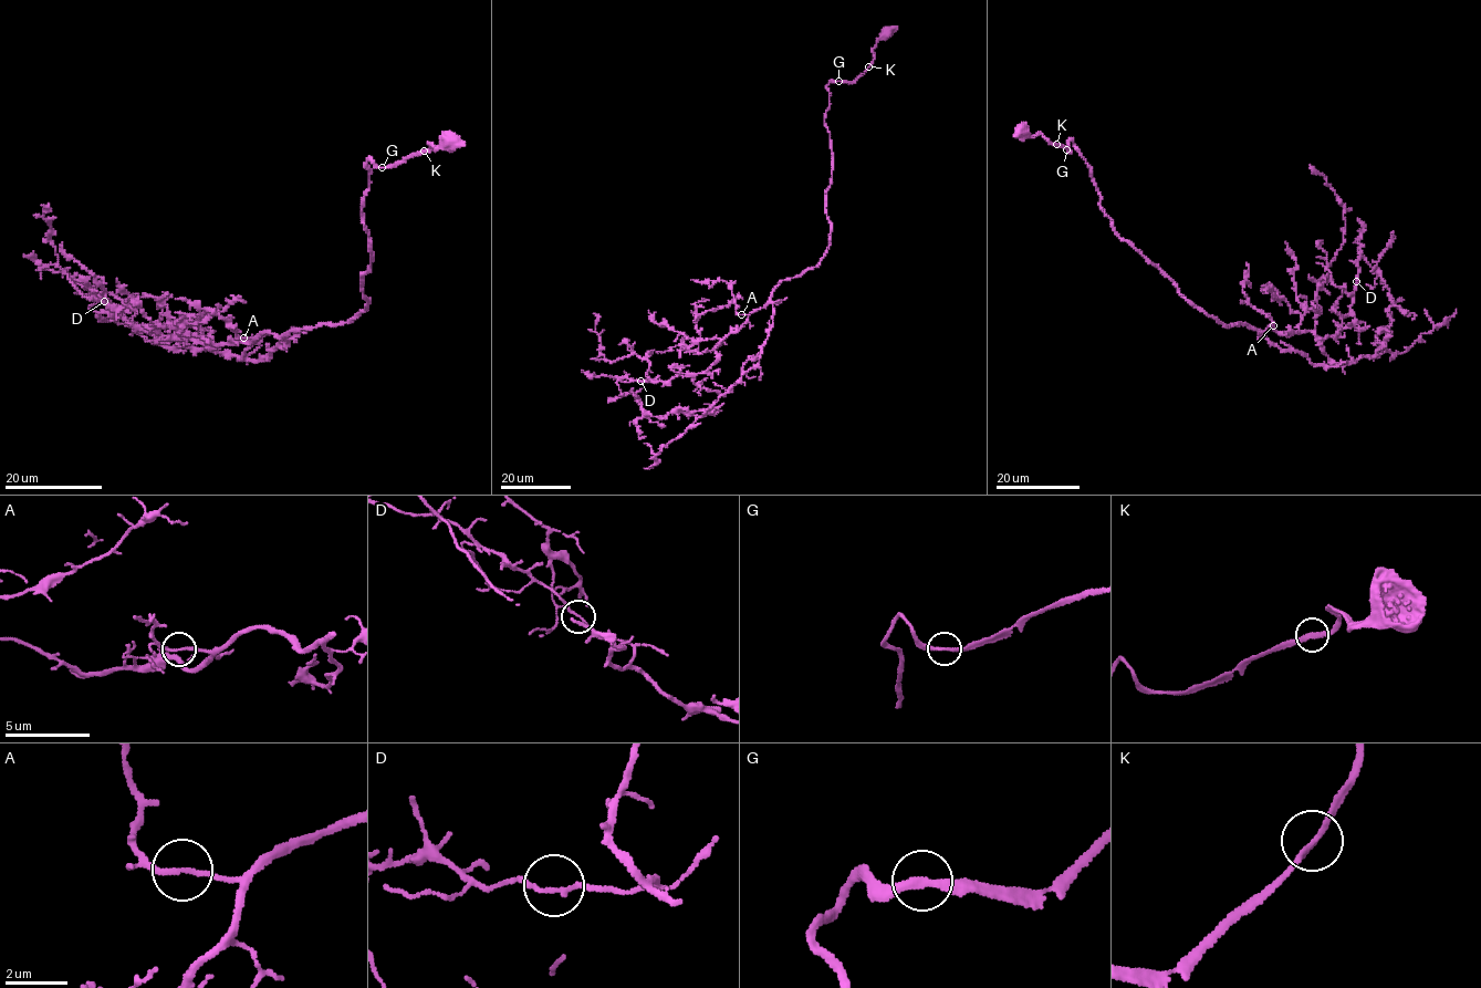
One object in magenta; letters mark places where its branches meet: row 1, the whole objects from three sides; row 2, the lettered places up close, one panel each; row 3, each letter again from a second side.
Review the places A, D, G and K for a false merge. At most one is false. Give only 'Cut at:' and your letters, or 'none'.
Cut at: none

